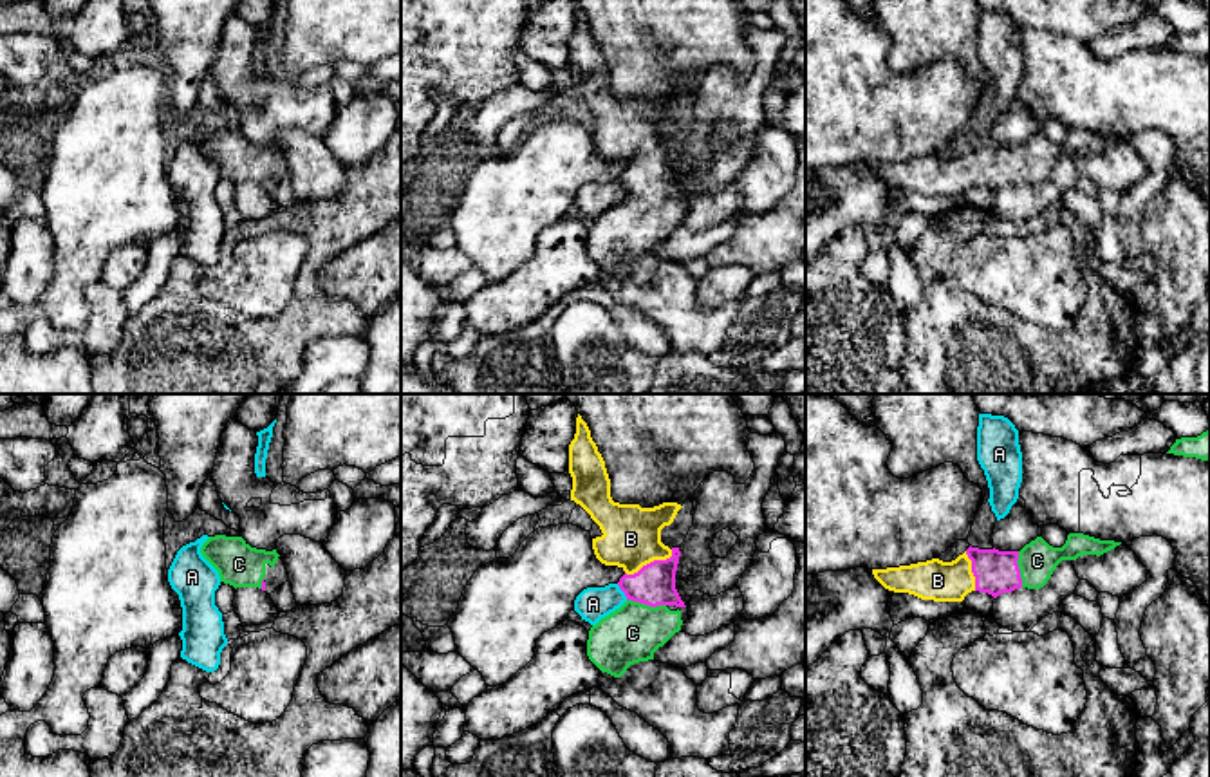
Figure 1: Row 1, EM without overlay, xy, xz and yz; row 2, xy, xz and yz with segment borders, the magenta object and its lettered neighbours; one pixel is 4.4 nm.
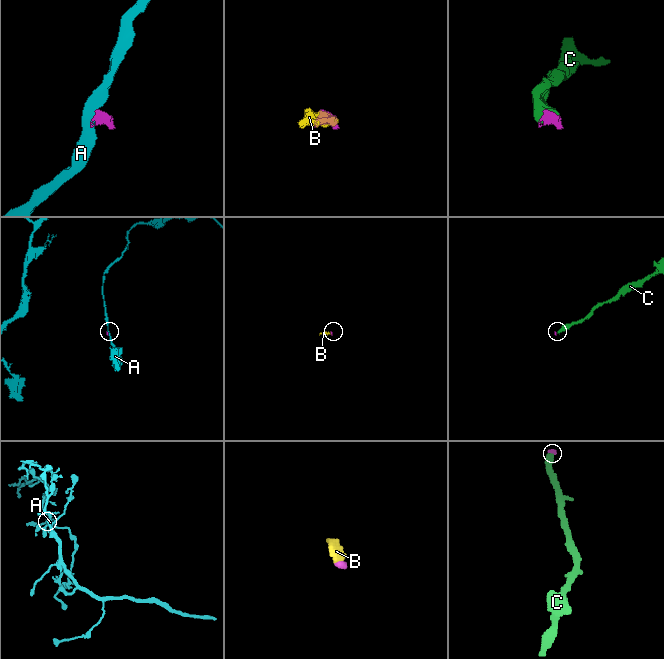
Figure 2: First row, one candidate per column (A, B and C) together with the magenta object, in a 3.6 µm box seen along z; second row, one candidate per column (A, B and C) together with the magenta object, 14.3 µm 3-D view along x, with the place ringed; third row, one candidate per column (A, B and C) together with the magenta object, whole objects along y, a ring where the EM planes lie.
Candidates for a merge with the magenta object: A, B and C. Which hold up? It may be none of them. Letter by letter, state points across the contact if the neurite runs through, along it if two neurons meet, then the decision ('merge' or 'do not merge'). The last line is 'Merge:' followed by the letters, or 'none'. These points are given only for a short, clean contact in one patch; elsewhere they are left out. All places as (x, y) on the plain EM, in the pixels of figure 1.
A: border xz (616, 179), (627, 194); do not merge
B: way xz (654, 179), (651, 176), (651, 158), (631, 134); merge
C: way xz (654, 179), (647, 188), (647, 199), (645, 214), (632, 228); merge
Merge: B, C

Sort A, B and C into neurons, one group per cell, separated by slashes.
A / B C

